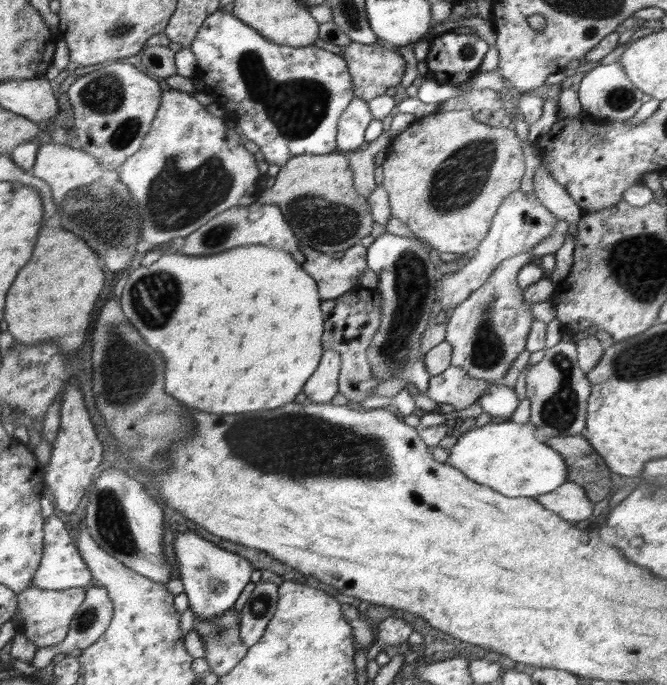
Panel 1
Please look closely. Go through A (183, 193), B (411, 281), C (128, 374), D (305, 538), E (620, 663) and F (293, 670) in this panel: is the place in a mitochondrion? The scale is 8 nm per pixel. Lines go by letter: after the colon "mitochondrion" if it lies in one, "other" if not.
A: mitochondrion
B: mitochondrion
C: mitochondrion
D: other
E: other
F: other

